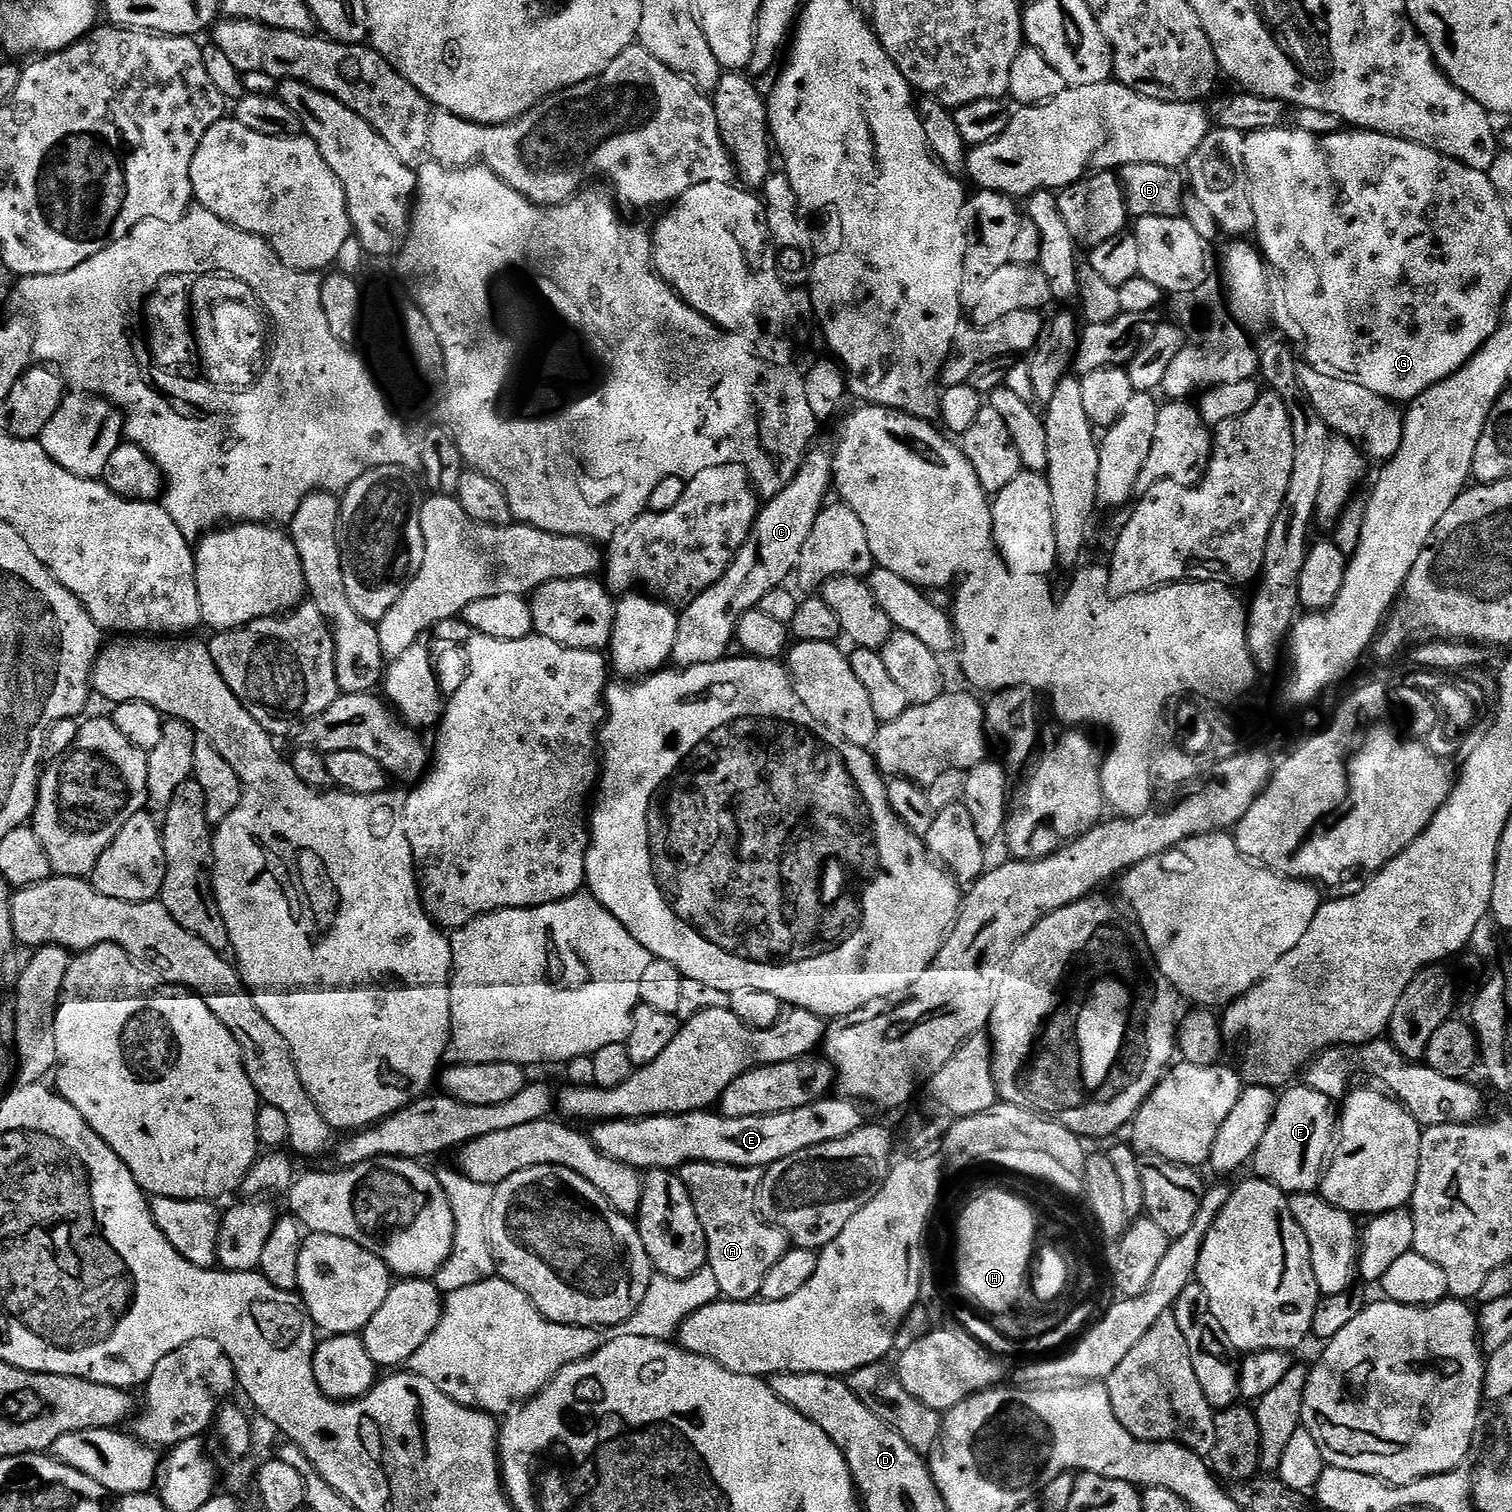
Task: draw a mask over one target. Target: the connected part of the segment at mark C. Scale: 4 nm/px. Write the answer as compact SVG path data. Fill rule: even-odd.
M813 447L800 462L800 469L797 470L795 478L790 481L777 496L771 497L768 504L759 509L756 513L756 521L752 524L750 534L746 542L738 550L734 562L726 570L726 574L710 590L698 594L694 602L690 602L679 613L678 638L674 638L674 650L672 651L671 663L681 669L693 668L696 664L713 664L716 660L725 659L729 655L728 647L733 647L736 627L740 617L745 612L753 611L770 594L770 590L785 587L789 583L789 578L795 573L799 562L799 554L802 546L806 543L806 538L814 527L815 519L819 512L825 507L829 499L828 488L833 487L832 478L832 452Z

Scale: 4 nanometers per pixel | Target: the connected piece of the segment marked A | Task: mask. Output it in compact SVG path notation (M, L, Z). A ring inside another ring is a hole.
M686 1164L679 1169L678 1175L686 1190L690 1190L698 1222L702 1222L708 1247L706 1266L714 1270L721 1297L725 1300L755 1301L762 1290L762 1282L766 1282L766 1274L778 1266L790 1247L788 1237L779 1228L766 1223L756 1211L756 1191L764 1180L763 1171L759 1168L735 1168L729 1164Z

